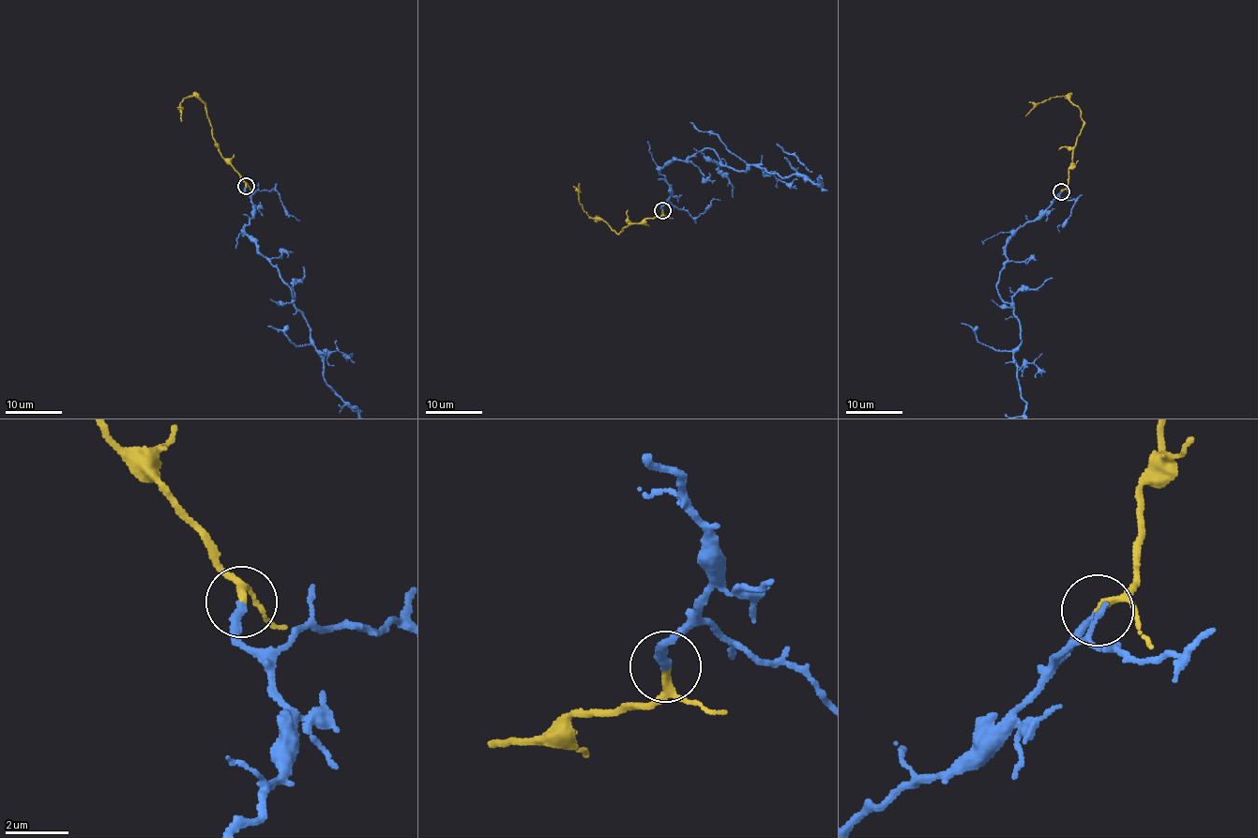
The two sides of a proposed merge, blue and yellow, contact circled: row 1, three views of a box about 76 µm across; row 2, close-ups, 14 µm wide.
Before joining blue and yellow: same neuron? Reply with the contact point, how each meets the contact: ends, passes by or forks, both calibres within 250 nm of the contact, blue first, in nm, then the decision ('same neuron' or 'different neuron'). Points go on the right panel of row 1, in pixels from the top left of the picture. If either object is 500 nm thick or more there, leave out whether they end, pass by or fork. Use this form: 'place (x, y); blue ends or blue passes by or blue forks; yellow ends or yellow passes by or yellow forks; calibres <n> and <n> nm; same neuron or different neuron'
place (1061, 191); blue ends; yellow passes by; calibres 240 and 180 nm; same neuron

